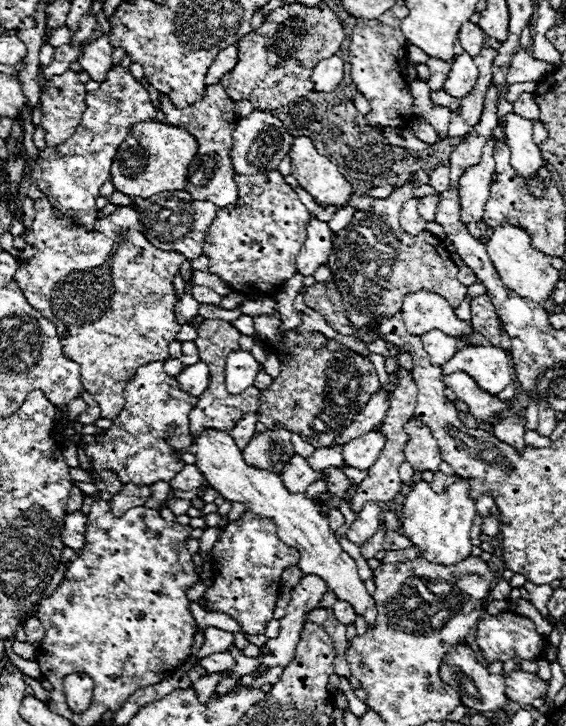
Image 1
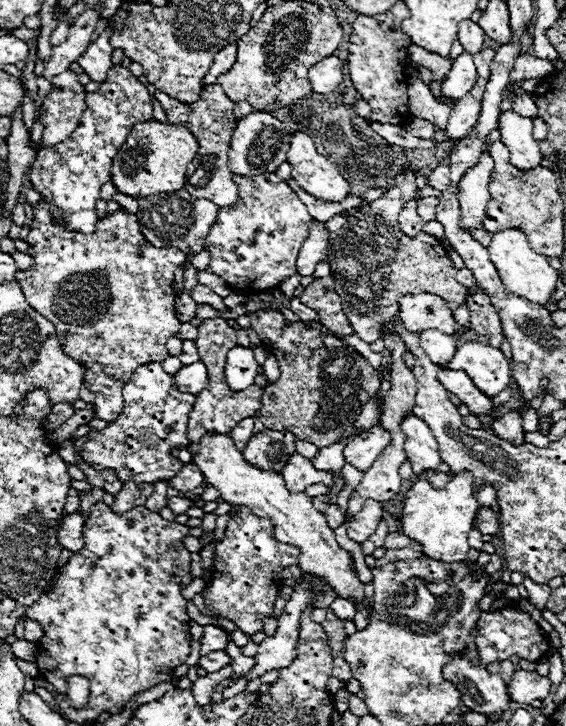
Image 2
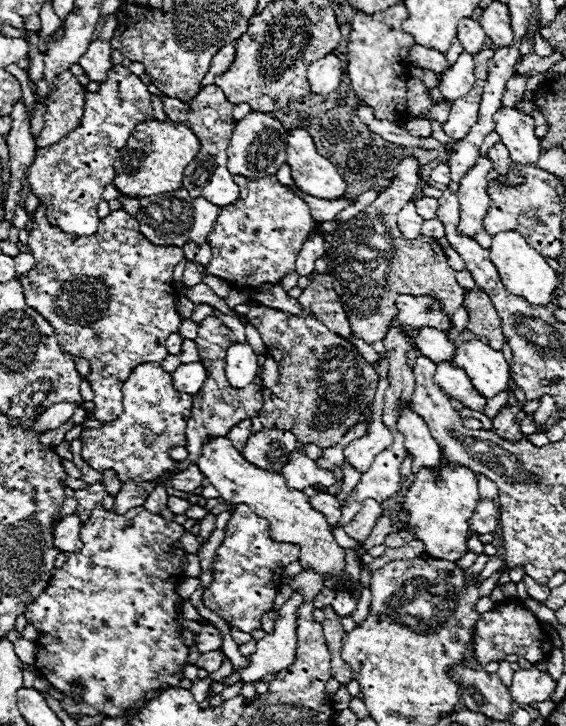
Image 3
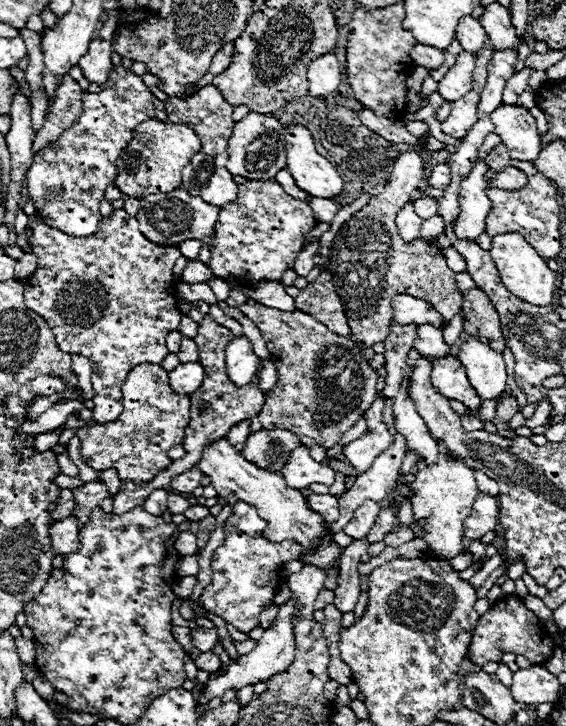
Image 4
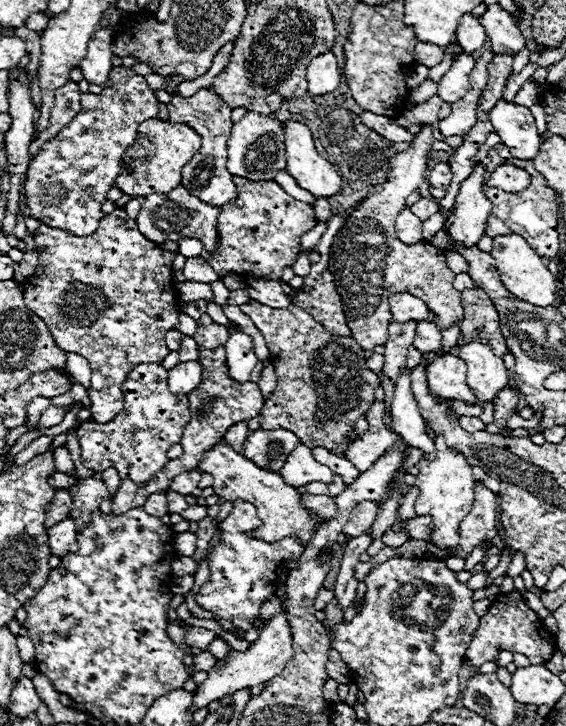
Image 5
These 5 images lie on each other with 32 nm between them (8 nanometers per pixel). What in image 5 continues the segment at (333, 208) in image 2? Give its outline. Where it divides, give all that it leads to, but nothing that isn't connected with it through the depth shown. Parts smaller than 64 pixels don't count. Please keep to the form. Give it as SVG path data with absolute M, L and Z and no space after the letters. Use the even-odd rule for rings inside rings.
M317 198L313 209L318 221L328 222L330 220L332 215L331 206L325 198Z

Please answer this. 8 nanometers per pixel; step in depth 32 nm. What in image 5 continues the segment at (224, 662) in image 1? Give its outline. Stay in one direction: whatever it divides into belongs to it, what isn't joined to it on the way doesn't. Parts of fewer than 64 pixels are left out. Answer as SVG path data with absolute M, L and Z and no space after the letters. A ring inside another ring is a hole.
M202 652L198 656L194 656L194 668L196 670L204 670L204 672L210 672L214 666L216 666L216 656L212 656L210 652Z

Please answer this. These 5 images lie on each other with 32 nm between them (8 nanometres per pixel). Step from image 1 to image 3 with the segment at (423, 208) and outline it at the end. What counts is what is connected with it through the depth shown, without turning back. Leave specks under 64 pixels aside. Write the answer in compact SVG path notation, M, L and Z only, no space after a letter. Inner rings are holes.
M418 198L416 200L416 212L424 218L424 220L432 220L436 218L436 208L438 208L438 200L436 198Z

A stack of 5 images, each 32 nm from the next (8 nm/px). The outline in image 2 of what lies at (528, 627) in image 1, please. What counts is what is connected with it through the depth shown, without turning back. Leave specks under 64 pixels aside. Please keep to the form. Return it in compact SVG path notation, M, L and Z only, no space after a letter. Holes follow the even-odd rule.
M502 608L498 612L484 612L476 624L476 636L474 636L476 648L478 648L478 656L482 664L490 664L490 662L504 662L512 656L518 658L526 658L530 662L538 662L540 658L546 656L546 652L550 650L550 642L548 638L538 630L536 622L516 610L516 608Z

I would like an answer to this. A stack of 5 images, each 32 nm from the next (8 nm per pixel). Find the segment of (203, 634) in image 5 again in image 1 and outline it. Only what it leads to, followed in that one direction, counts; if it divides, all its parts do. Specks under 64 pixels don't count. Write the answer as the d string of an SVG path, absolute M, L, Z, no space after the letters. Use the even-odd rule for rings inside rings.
M210 626L210 628L204 630L204 644L202 644L202 648L196 652L194 660L196 660L196 664L198 664L198 660L202 660L204 656L210 656L212 652L228 652L230 646L234 646L234 634Z

